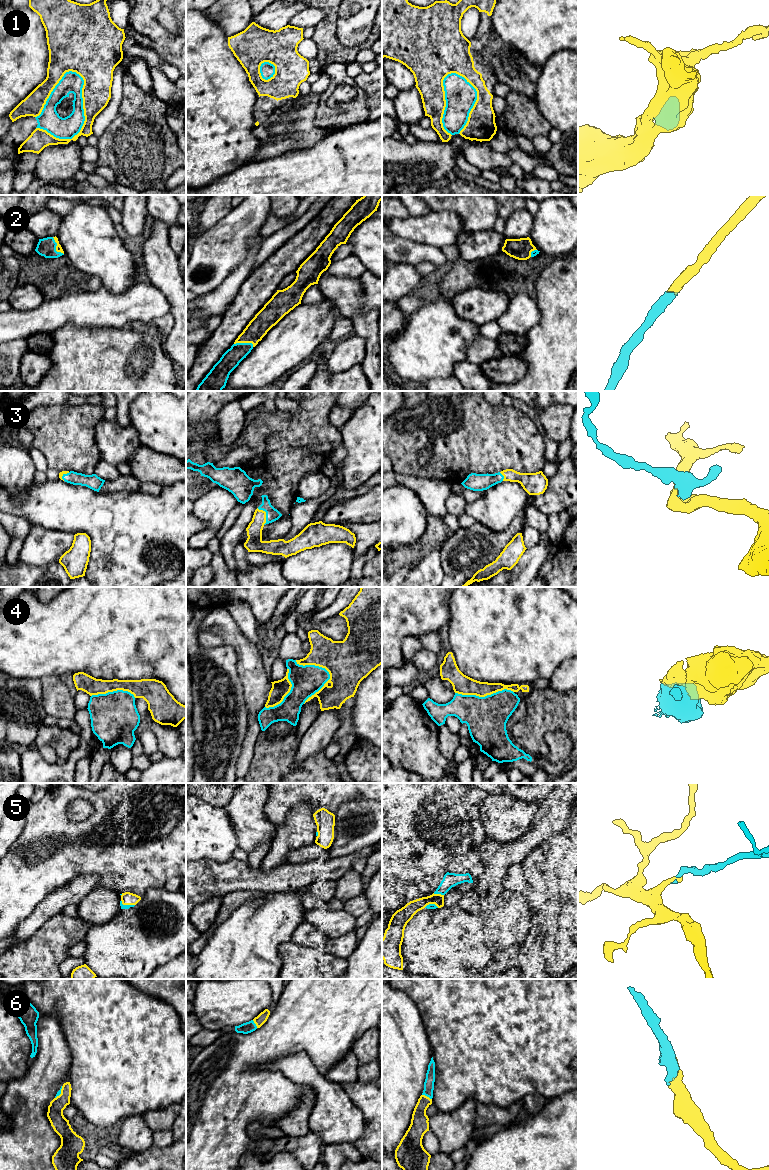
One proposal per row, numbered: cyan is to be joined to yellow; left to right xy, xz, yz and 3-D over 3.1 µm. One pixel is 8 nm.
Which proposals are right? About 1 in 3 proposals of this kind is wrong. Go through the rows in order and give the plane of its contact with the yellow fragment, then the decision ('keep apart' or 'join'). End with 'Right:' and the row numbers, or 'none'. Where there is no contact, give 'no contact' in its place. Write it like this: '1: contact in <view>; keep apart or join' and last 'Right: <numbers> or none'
1: contact in xy; keep apart
2: contact in xy; join
3: contact in xz; join
4: contact in xz; keep apart
5: contact in yz; join
6: contact in yz; join
Right: 2, 3, 5, 6

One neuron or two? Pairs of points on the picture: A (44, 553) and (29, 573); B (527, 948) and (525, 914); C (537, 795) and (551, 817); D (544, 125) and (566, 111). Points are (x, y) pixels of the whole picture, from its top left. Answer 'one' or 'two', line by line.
A: two
B: two
C: two
D: two

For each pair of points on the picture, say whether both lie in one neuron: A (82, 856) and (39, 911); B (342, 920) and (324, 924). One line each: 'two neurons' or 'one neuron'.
A: two neurons
B: one neuron

